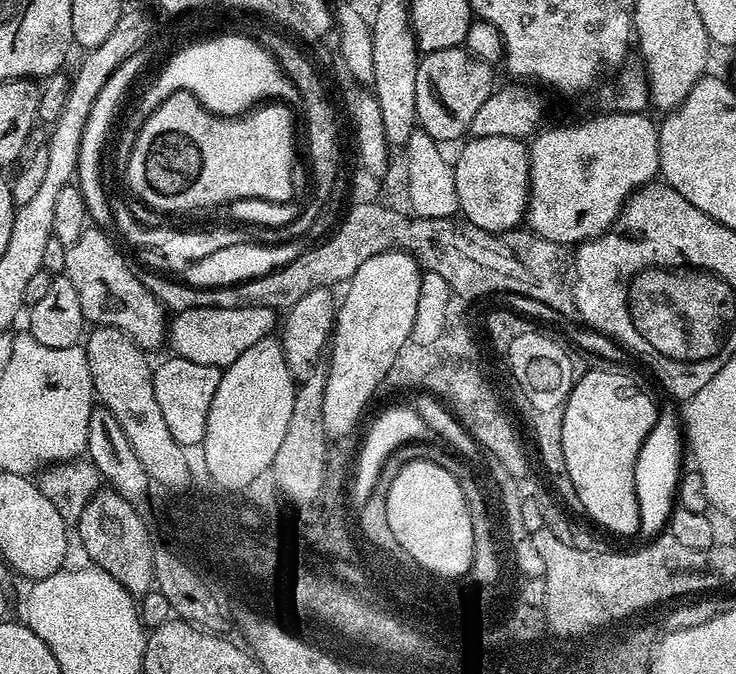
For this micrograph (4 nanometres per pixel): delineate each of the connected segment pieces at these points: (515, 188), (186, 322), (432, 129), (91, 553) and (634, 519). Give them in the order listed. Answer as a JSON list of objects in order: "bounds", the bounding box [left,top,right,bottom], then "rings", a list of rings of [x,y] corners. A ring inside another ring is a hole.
[{"bounds":[454,136,528,232],"rings":[[[472,136],[463,141],[464,149],[454,156],[454,186],[458,186],[458,202],[463,219],[487,232],[510,232],[521,227],[526,216],[528,187],[528,144],[509,136]]]},{"bounds":[167,306,277,370],"rings":[[[246,306],[242,310],[222,310],[221,308],[195,308],[185,312],[177,312],[171,317],[167,343],[172,343],[171,351],[175,355],[186,358],[190,362],[202,362],[206,366],[214,366],[221,370],[233,364],[250,346],[260,340],[269,339],[273,335],[272,327],[276,324],[277,313],[266,306]]]},{"bounds":[414,46,494,142],"rings":[[[463,46],[423,53],[418,66],[418,78],[414,78],[419,131],[427,139],[437,142],[459,141],[467,137],[474,122],[474,114],[482,110],[482,102],[486,102],[488,95],[494,91],[492,72],[493,65],[474,58]]]},{"bounds":[76,488,155,596],"rings":[[[102,488],[91,497],[76,525],[82,546],[93,565],[111,574],[133,596],[151,591],[155,581],[153,535],[140,521],[134,509],[111,488]]]},{"bounds":[562,366,657,536],"rings":[[[599,366],[593,370],[585,371],[584,376],[572,387],[572,392],[568,396],[568,401],[564,406],[564,421],[562,422],[562,450],[566,458],[566,470],[570,474],[570,482],[574,482],[574,490],[578,494],[578,502],[582,512],[585,512],[593,520],[597,529],[605,528],[608,532],[613,532],[616,536],[636,536],[639,533],[639,506],[638,498],[635,496],[635,460],[638,458],[639,451],[646,436],[650,434],[651,427],[654,426],[657,418],[657,401],[652,401],[630,377],[624,372],[607,372],[607,367]]]}]

